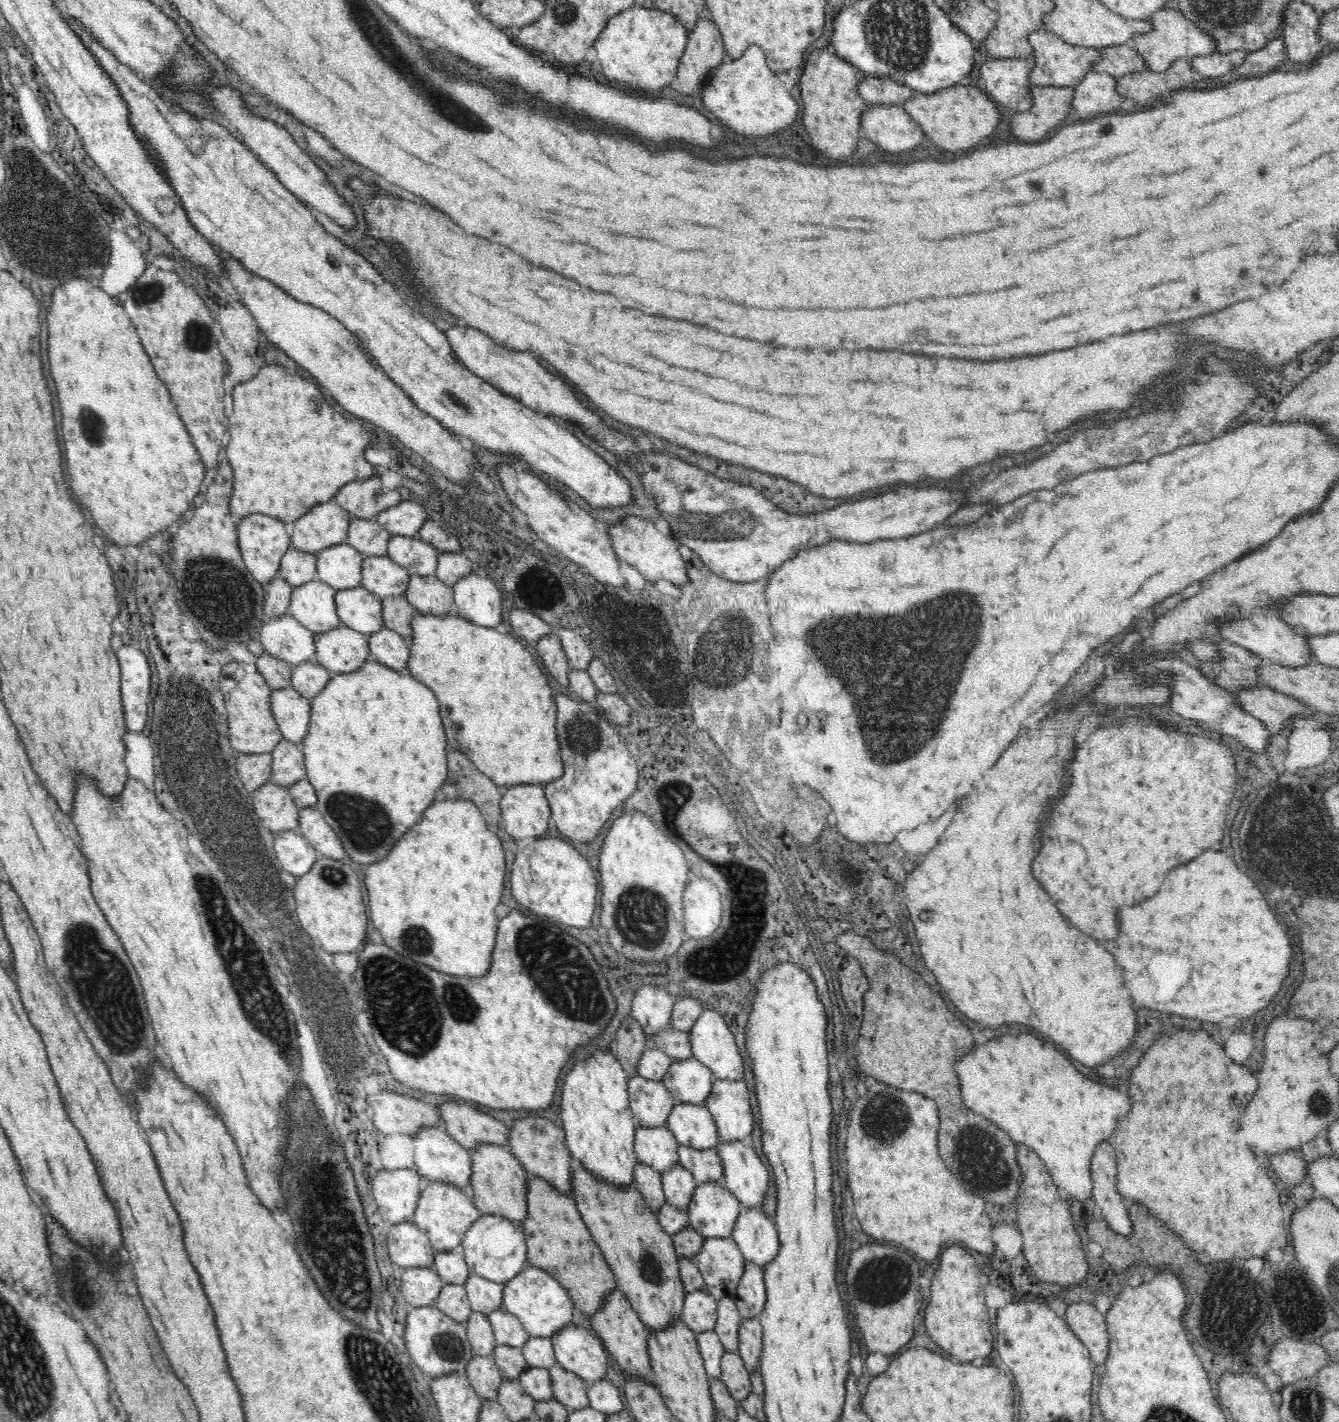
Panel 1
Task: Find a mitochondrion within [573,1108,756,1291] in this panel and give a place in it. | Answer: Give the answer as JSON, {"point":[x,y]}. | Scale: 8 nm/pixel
{"point":[650,1269]}

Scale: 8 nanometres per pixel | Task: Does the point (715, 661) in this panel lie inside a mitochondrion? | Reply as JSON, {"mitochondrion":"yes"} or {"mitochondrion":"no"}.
{"mitochondrion":"yes"}

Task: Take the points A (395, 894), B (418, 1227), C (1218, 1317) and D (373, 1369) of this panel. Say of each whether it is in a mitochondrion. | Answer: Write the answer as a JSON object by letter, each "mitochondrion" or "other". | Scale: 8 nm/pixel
{"A":"other","B":"other","C":"mitochondrion","D":"mitochondrion"}

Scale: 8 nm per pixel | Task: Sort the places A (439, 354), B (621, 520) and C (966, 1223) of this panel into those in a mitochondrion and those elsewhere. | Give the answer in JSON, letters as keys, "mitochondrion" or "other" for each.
{"A":"other","B":"other","C":"other"}

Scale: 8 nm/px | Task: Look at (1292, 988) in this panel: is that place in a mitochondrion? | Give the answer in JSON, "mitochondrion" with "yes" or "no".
{"mitochondrion":"no"}

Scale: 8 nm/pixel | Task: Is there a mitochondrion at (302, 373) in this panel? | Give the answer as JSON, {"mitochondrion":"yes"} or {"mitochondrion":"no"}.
{"mitochondrion":"no"}

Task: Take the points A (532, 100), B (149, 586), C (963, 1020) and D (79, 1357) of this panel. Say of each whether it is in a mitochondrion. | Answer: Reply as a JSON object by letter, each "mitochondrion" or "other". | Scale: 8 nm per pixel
{"A":"other","B":"other","C":"other","D":"other"}

